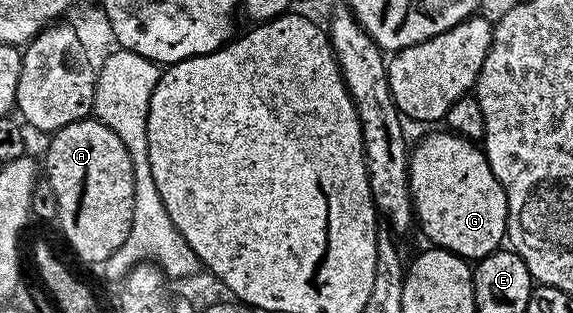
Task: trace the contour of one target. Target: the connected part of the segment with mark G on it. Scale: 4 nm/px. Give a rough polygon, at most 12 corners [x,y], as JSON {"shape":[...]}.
{"shape":[[427,132],[410,198],[431,246],[481,259],[506,237],[485,152]]}

